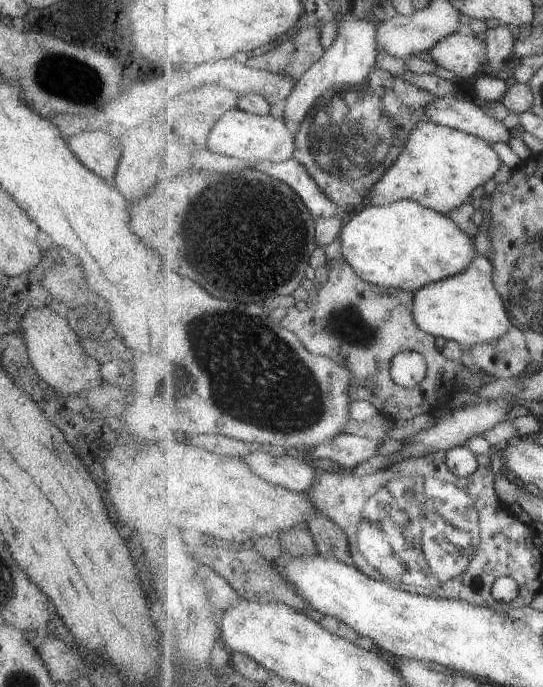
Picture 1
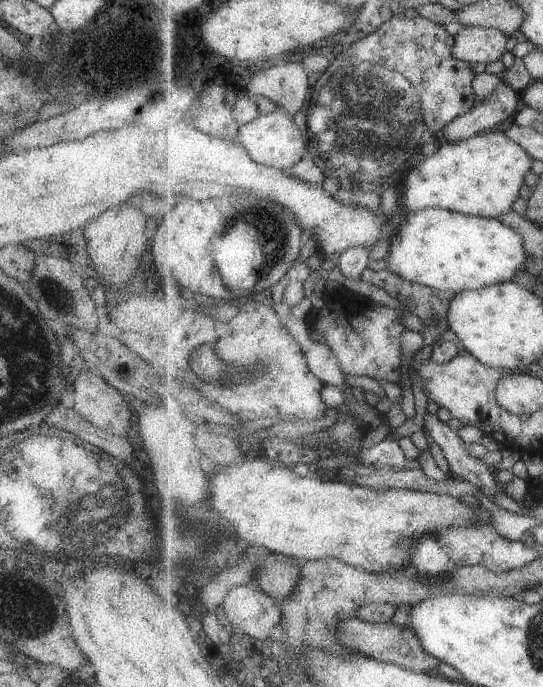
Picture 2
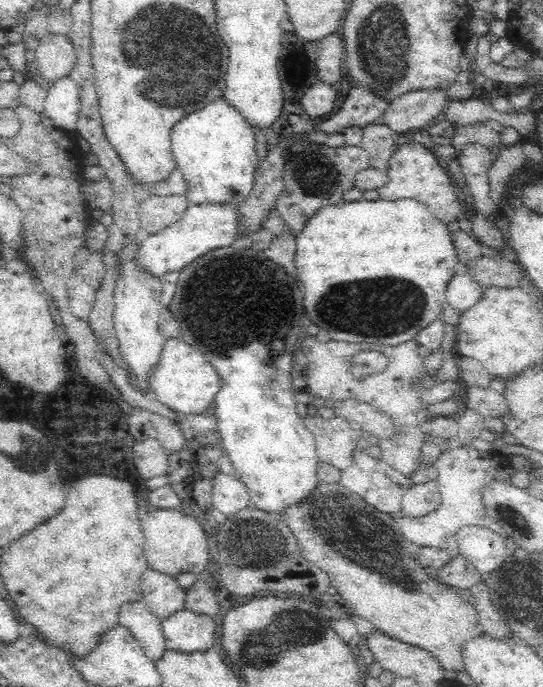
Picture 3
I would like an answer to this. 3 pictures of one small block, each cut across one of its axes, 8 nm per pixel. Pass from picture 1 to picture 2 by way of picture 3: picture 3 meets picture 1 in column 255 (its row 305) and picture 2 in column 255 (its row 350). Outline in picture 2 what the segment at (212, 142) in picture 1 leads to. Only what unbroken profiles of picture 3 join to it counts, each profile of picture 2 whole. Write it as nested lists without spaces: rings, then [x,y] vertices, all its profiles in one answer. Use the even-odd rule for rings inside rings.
[[[283,110],[260,114],[256,121],[241,125],[237,140],[248,150],[255,162],[265,166],[289,170],[308,157],[308,136],[299,130],[291,115]]]

